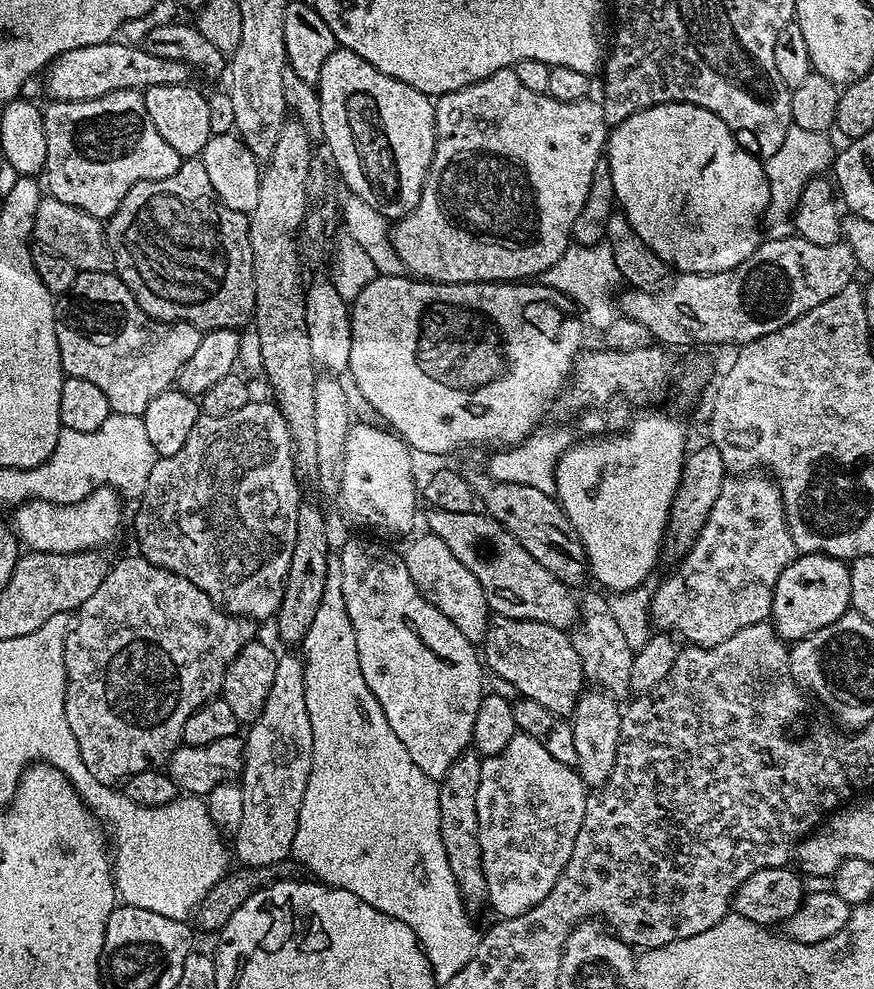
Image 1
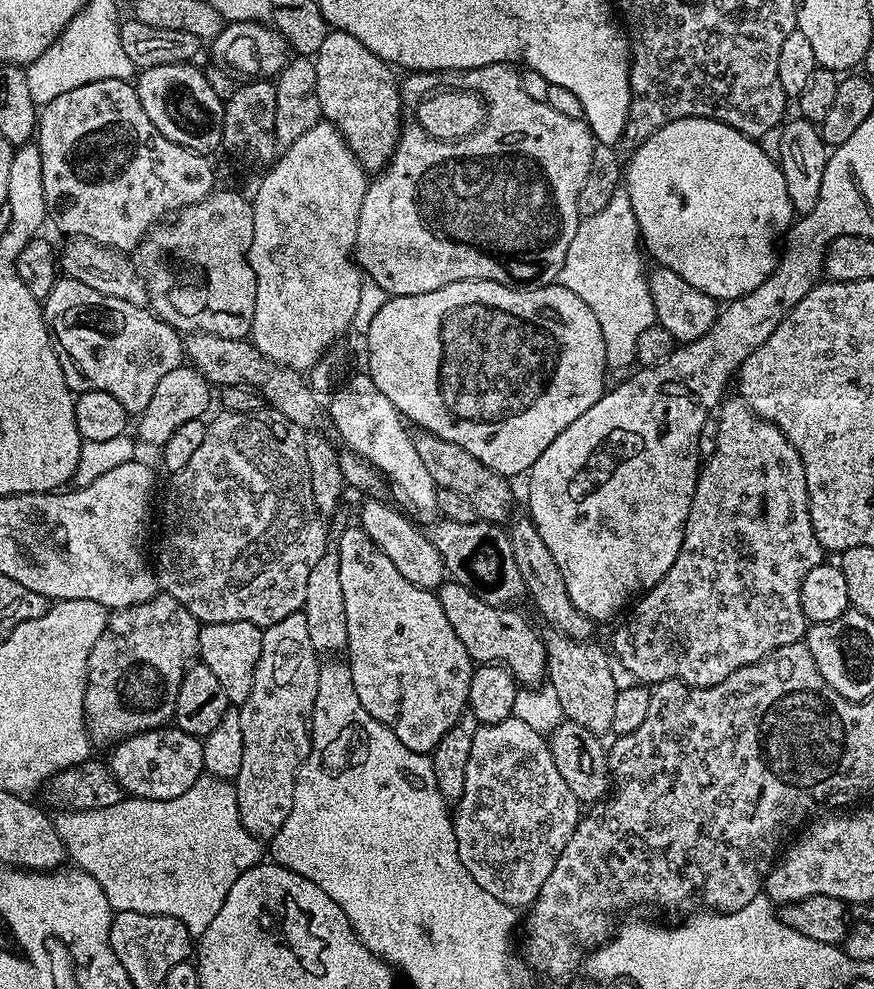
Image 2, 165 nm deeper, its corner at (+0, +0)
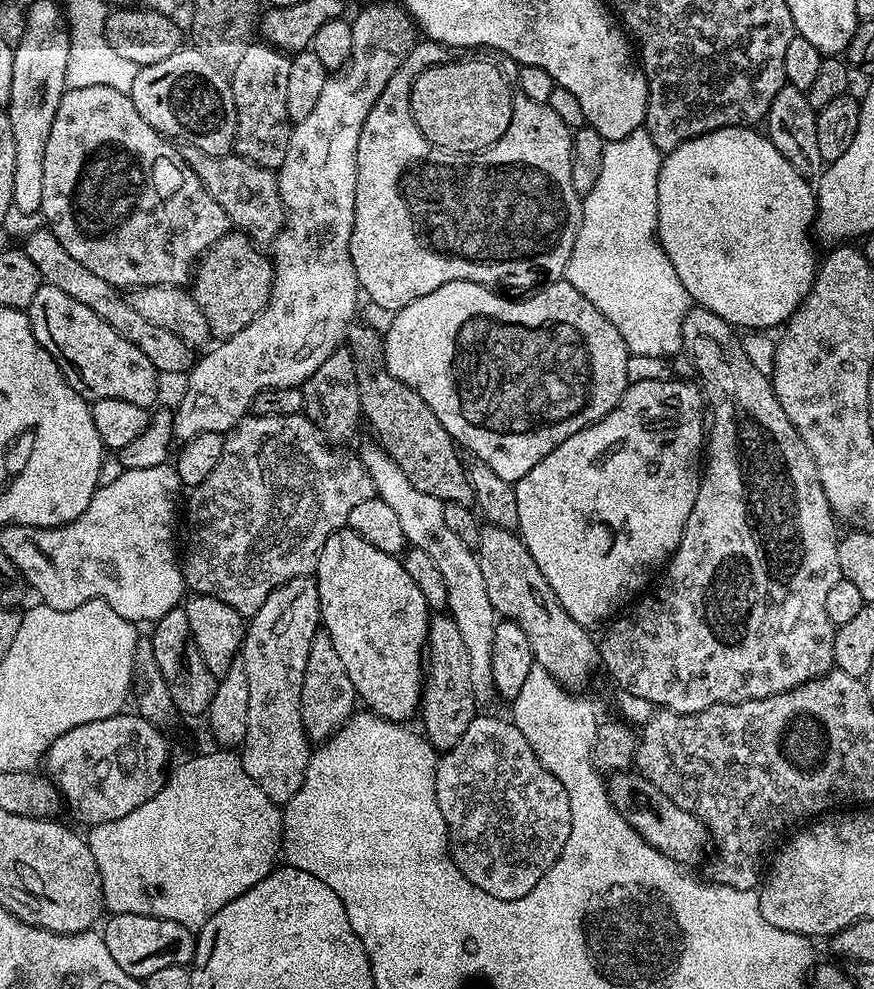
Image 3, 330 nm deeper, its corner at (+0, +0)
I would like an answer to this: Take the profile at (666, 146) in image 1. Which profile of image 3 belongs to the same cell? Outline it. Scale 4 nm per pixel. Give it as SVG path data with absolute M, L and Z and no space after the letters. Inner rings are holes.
M752 126L719 128L713 132L690 138L661 159L658 174L656 238L660 241L666 258L670 258L670 266L674 266L678 279L682 281L682 286L686 286L689 301L718 314L718 318L722 318L737 330L743 330L743 328L748 328L744 330L772 330L768 328L776 327L779 329L798 311L800 303L808 296L812 283L816 281L818 267L818 255L816 256L815 250L812 249L813 237L810 235L816 223L816 193L813 185L809 177L798 174L798 170L794 170L794 166L790 166L790 162L782 158L782 154L763 131L756 131L760 130Z

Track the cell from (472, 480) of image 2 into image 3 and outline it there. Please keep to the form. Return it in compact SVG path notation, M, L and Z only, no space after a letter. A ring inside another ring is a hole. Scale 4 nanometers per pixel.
M353 322L348 328L346 344L352 353L356 367L360 415L366 428L368 424L369 430L376 435L373 436L375 443L384 448L386 454L390 454L390 458L394 458L394 462L398 462L398 466L402 466L402 474L406 474L406 478L410 478L411 484L417 490L422 490L422 494L430 494L434 498L443 500L445 504L474 505L474 490L470 490L470 482L466 482L461 449L456 441L450 438L450 434L446 434L446 430L442 426L442 422L438 422L434 410L430 410L430 406L426 406L426 402L422 402L419 394L410 390L410 386L398 382L398 378L394 378L394 374L388 372L384 357L383 335L368 324Z

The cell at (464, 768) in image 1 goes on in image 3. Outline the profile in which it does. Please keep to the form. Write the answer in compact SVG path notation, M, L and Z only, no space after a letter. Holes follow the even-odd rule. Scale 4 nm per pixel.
M436 614L428 621L426 645L426 675L418 720L424 723L423 735L428 737L437 753L443 754L458 746L458 738L466 734L470 722L478 714L474 685L470 682L470 654L462 634L451 615Z

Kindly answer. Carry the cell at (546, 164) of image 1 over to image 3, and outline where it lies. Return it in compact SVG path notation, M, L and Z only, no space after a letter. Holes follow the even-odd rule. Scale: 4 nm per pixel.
M427 38L417 42L410 54L406 54L406 58L402 62L402 66L398 66L398 70L394 70L394 78L390 78L390 82L386 82L386 90L382 90L382 94L378 94L378 102L374 102L374 106L370 110L370 114L366 114L366 122L362 124L362 135L358 138L358 166L356 173L358 174L358 182L356 183L356 197L354 198L354 230L350 234L350 262L354 262L354 274L360 283L360 291L371 303L378 306L386 306L386 310L391 312L399 312L400 309L410 306L410 302L414 302L418 298L422 298L426 294L431 294L432 291L438 290L438 286L446 286L446 282L474 282L475 284L485 284L487 288L493 290L508 290L504 288L513 288L513 293L528 294L533 290L539 289L541 286L555 284L561 279L566 270L566 262L570 262L570 250L574 250L574 238L580 229L580 219L582 218L582 198L574 190L574 182L570 182L570 158L572 157L572 134L573 129L566 126L566 122L562 122L562 118L558 118L558 114L554 114L554 110L550 110L548 103L534 102L534 98L526 98L525 96L516 94L512 97L514 106L513 116L510 118L510 124L506 128L506 132L489 148L482 152L462 153L449 152L438 145L431 144L426 137L423 136L422 130L415 124L414 118L411 116L411 88L414 86L415 80L427 68L434 67L436 64L445 64L450 60L450 49L445 44L439 44Z

